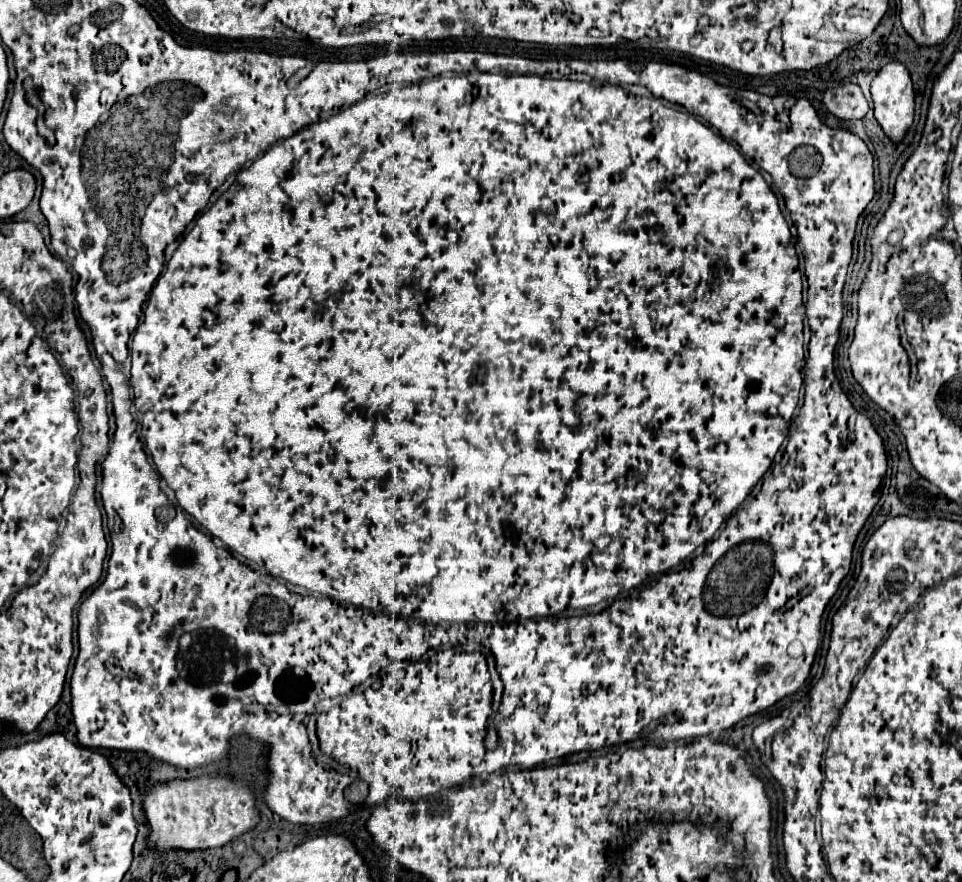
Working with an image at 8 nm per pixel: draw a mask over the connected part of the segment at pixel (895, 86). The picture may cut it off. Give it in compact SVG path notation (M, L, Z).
M890 62L886 64L876 78L872 80L872 100L874 100L874 116L878 120L878 124L882 126L884 134L896 144L902 142L906 132L910 130L912 122L914 122L914 88L912 88L912 80L908 70L904 68L904 64L900 62Z

